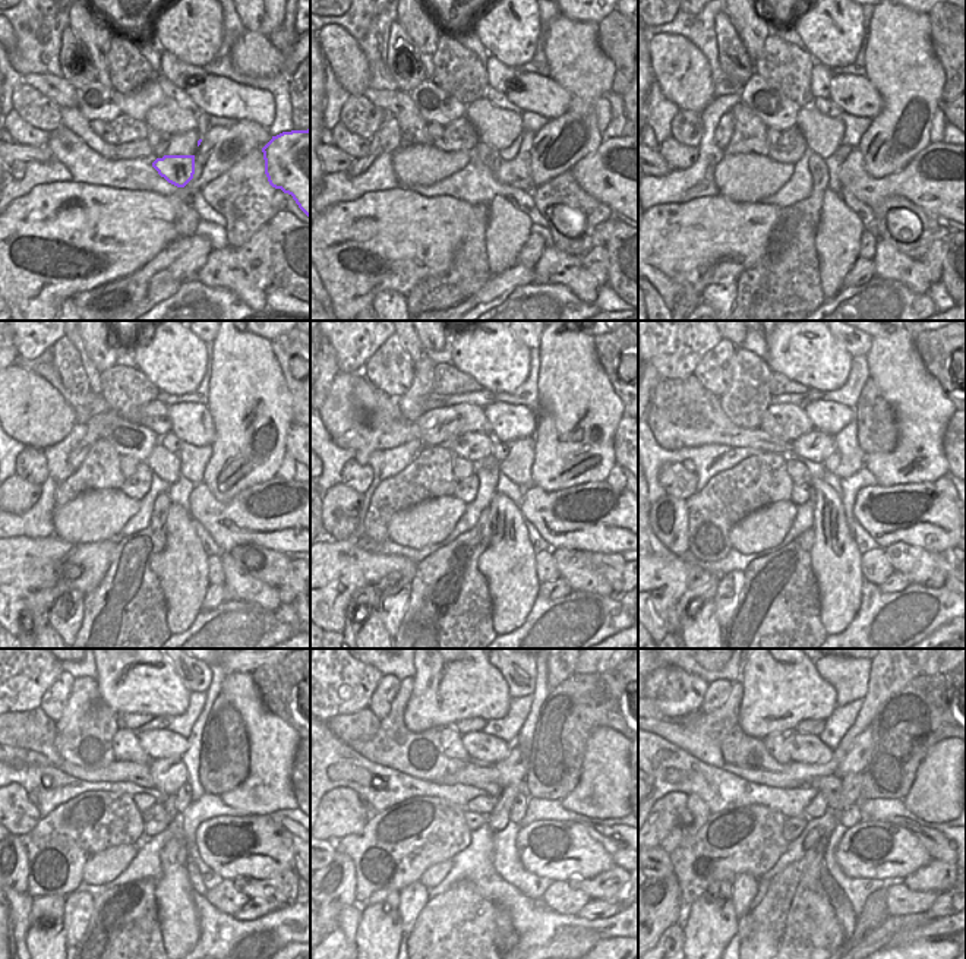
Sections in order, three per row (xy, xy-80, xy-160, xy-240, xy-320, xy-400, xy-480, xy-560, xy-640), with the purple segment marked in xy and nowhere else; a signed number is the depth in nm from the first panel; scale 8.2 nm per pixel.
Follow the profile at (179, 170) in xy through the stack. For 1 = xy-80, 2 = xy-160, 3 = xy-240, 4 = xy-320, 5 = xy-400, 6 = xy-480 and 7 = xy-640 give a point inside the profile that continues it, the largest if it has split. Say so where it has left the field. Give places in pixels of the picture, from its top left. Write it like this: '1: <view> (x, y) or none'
1: xy-80 (517, 173)
2: xy-160 (935, 179)
3: xy-240 (278, 514)
4: xy-320 (596, 517)
5: xy-400 (918, 514)
6: xy-480 (258, 846)
7: xy-640 (870, 849)

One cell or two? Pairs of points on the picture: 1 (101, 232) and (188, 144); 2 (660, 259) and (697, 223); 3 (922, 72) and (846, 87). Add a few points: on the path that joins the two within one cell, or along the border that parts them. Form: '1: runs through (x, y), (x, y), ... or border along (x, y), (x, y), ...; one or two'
1: border along (198, 147), (193, 154); two
2: runs through (669, 251), (688, 232); one
3: border along (865, 76), (883, 101), (883, 109), (877, 116); two

